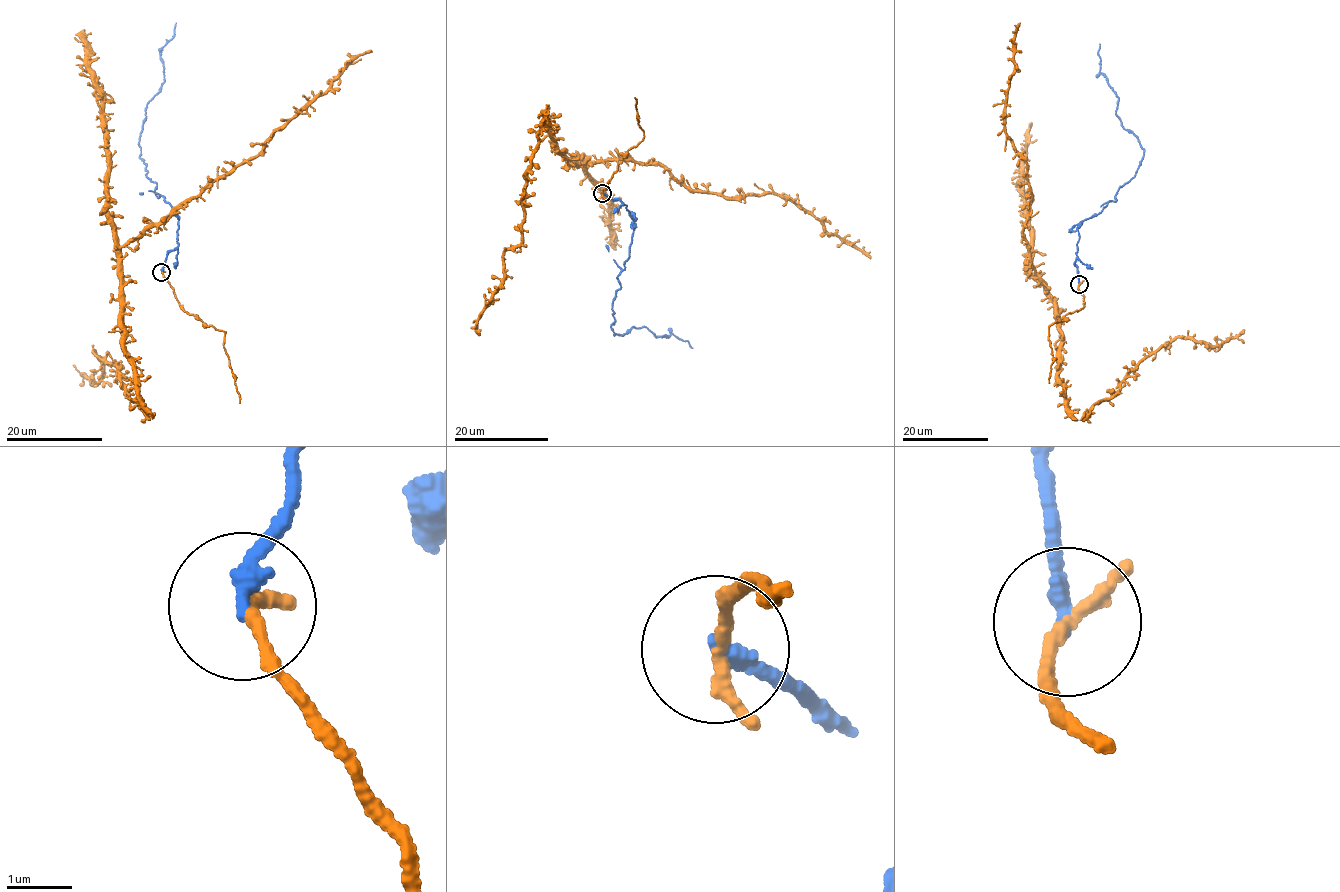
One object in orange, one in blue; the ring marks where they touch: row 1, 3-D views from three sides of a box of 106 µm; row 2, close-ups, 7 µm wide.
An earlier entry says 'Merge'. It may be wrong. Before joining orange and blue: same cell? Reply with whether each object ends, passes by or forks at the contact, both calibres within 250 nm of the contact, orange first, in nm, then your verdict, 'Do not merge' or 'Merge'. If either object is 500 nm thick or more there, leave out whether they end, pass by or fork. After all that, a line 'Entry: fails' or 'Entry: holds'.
At the ring orange passes by. At the ring blue ends. Thickness 180 nm (orange) against 260 nm. Merge
Entry: holds

